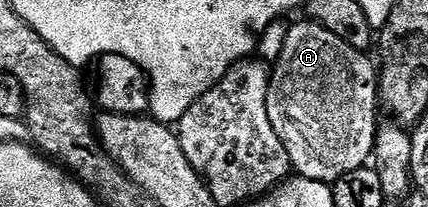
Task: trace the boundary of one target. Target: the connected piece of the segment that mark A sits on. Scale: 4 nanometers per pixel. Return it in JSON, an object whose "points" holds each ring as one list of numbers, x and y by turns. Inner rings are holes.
{"points":[[302,19,298,25,288,26,282,54,271,69,267,115,271,115,275,135,279,135,294,154,301,153,305,160,292,162,292,170,298,176,334,184,348,173,361,169,372,158,379,124,379,69,369,55,351,47,351,43,343,43,339,35,314,21]]}

